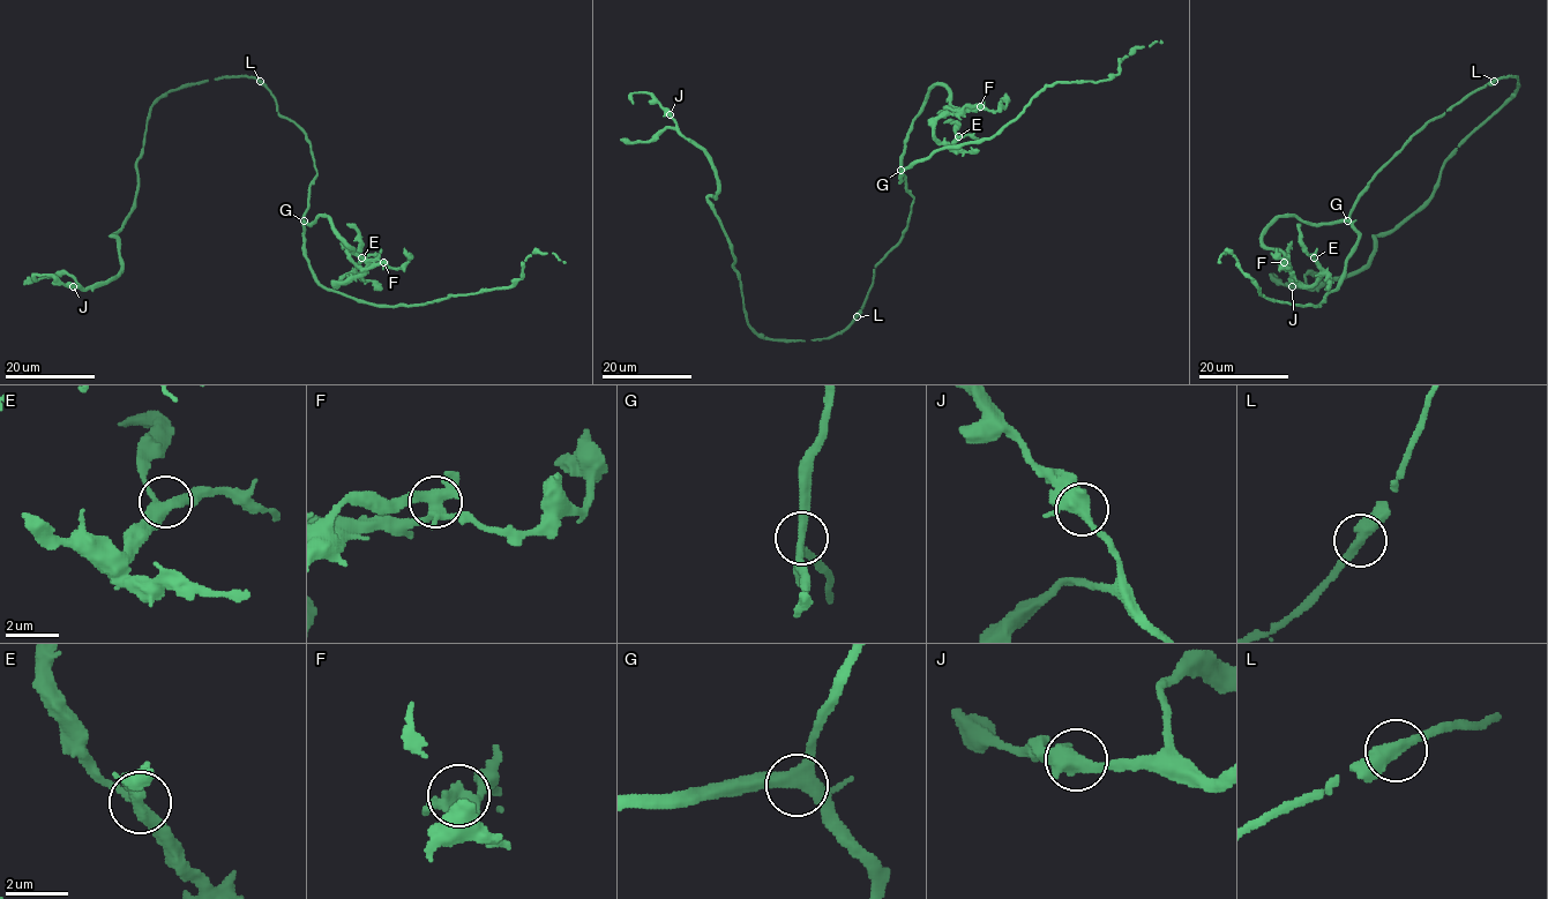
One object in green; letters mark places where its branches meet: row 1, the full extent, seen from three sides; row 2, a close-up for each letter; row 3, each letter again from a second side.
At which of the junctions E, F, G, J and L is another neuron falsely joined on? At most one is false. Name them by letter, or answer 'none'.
F

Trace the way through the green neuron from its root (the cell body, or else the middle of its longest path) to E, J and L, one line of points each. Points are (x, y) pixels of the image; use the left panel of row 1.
E: (276, 104), (306, 135), (316, 172), (304, 219), (327, 216), (361, 271), (337, 286), (361, 257)
J: (276, 104), (252, 76), (162, 95), (147, 120), (134, 205), (111, 234), (121, 270), (97, 285), (73, 286)
L: (276, 104), (260, 81)

